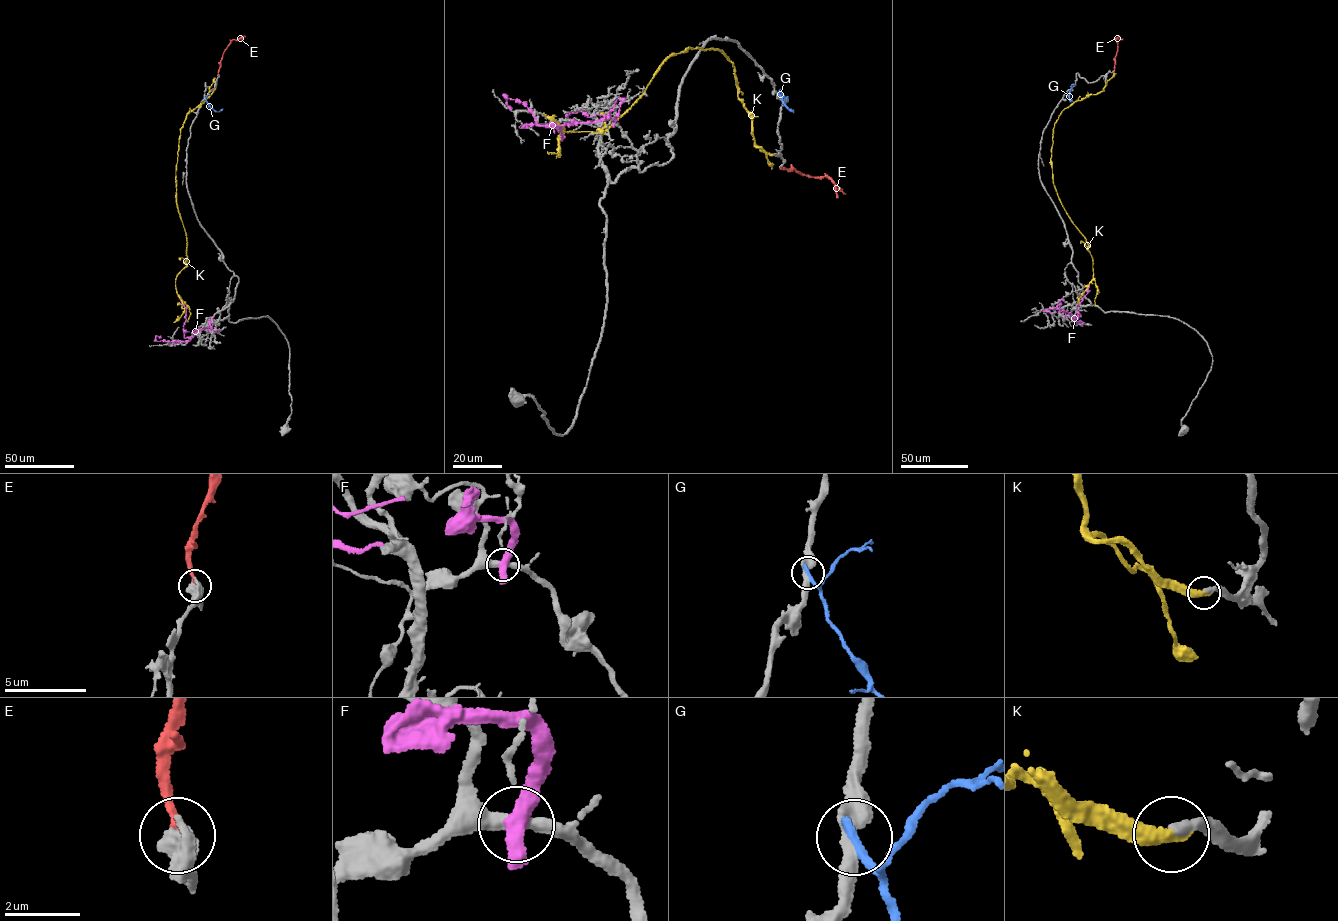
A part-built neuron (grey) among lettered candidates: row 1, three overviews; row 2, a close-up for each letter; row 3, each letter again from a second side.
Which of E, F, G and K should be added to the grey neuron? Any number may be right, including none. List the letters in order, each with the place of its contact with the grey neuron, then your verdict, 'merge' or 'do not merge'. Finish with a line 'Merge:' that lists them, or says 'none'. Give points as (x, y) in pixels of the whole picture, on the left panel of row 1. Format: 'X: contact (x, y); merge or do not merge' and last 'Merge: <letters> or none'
E: contact (218, 75); do not merge
F: contact (212, 317); do not merge
G: contact (204, 97); do not merge
K: contact (215, 88); merge
Merge: K

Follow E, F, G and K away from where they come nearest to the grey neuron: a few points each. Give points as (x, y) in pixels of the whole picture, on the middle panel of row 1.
E: (780, 168), (814, 177), (826, 176), (845, 193)
F: (613, 124), (614, 119), (609, 114), (602, 120), (550, 127), (539, 125), (523, 103), (506, 97), (510, 109)
G: (778, 94), (793, 112)
K: (772, 155), (755, 145), (733, 63), (717, 49), (669, 56), (604, 131), (559, 136), (561, 126), (543, 113)

